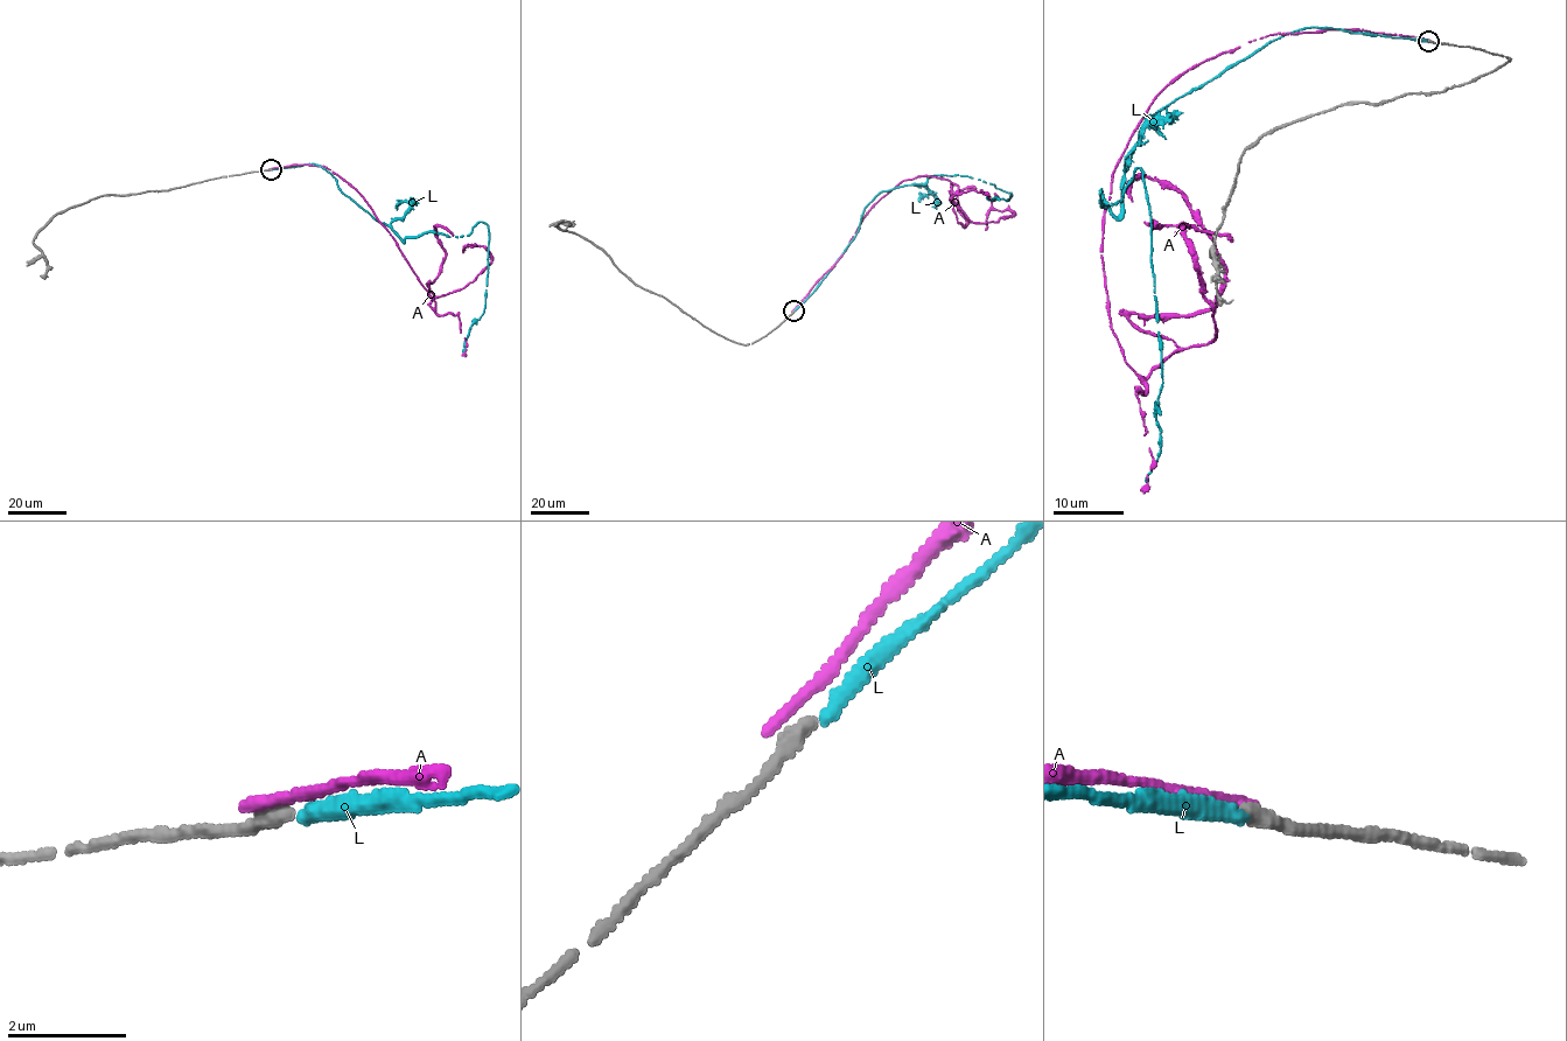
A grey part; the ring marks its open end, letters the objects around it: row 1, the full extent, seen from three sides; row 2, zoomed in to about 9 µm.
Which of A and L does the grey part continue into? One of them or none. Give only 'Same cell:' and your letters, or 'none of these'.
Same cell: L

